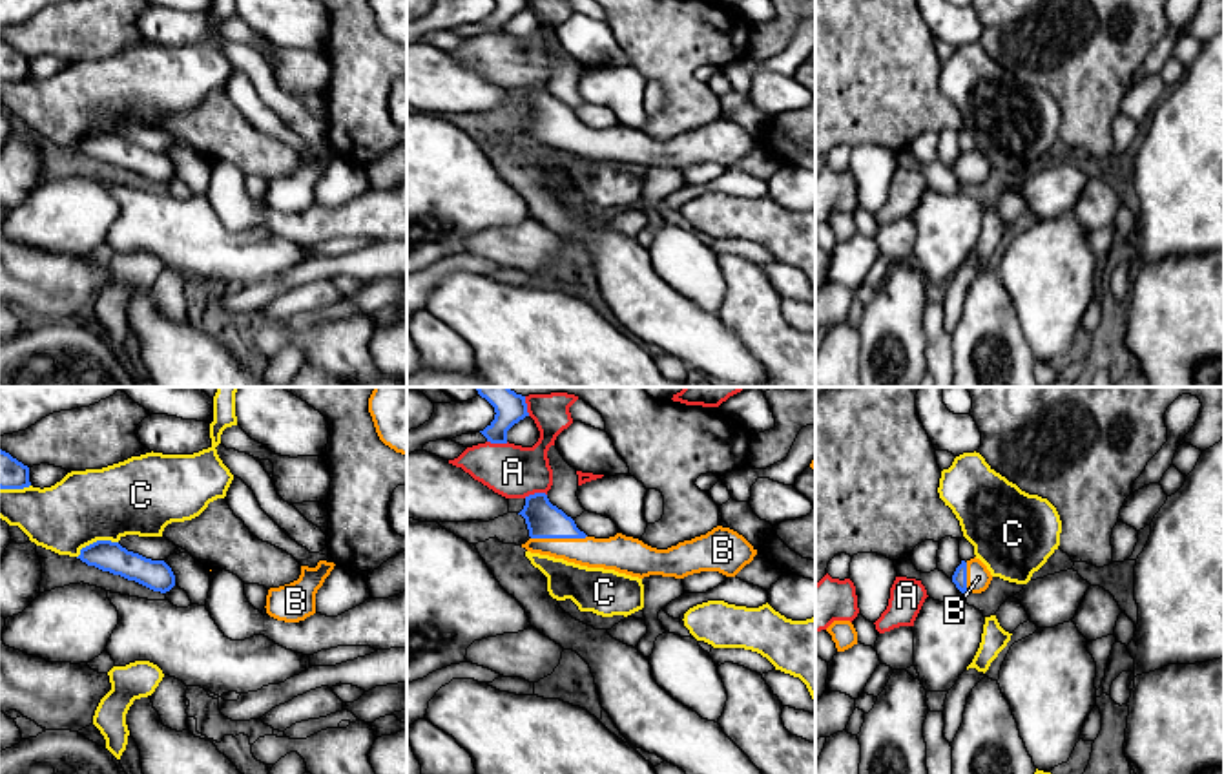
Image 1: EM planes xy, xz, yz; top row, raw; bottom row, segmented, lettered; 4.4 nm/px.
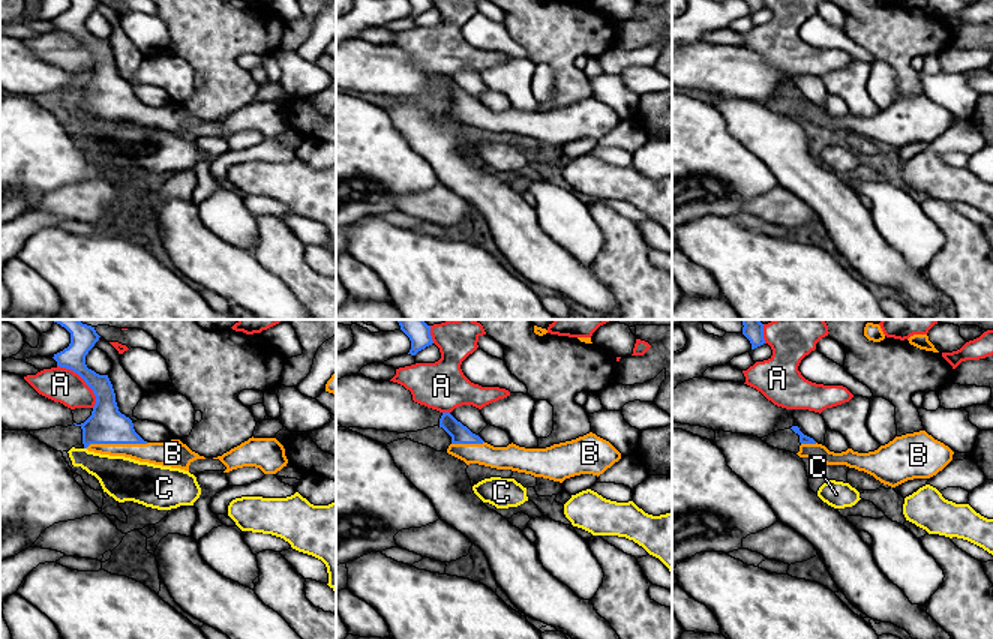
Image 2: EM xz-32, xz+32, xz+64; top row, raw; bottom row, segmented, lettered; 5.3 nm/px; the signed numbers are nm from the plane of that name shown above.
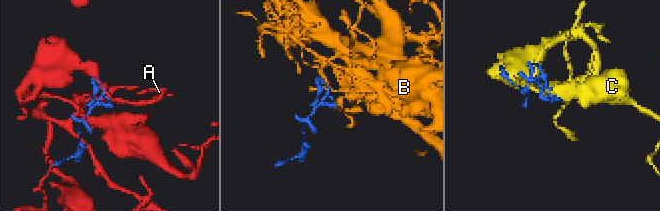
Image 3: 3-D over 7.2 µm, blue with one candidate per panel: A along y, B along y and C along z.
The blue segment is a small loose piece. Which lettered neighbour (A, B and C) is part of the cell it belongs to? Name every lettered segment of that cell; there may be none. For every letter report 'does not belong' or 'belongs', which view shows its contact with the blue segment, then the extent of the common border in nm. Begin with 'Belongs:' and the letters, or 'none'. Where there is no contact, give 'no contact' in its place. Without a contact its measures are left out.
Belongs: B
A: does not belong | xz | 110 nm
B: belongs | xz | 240 nm
C: does not belong | xy | 200 nm

